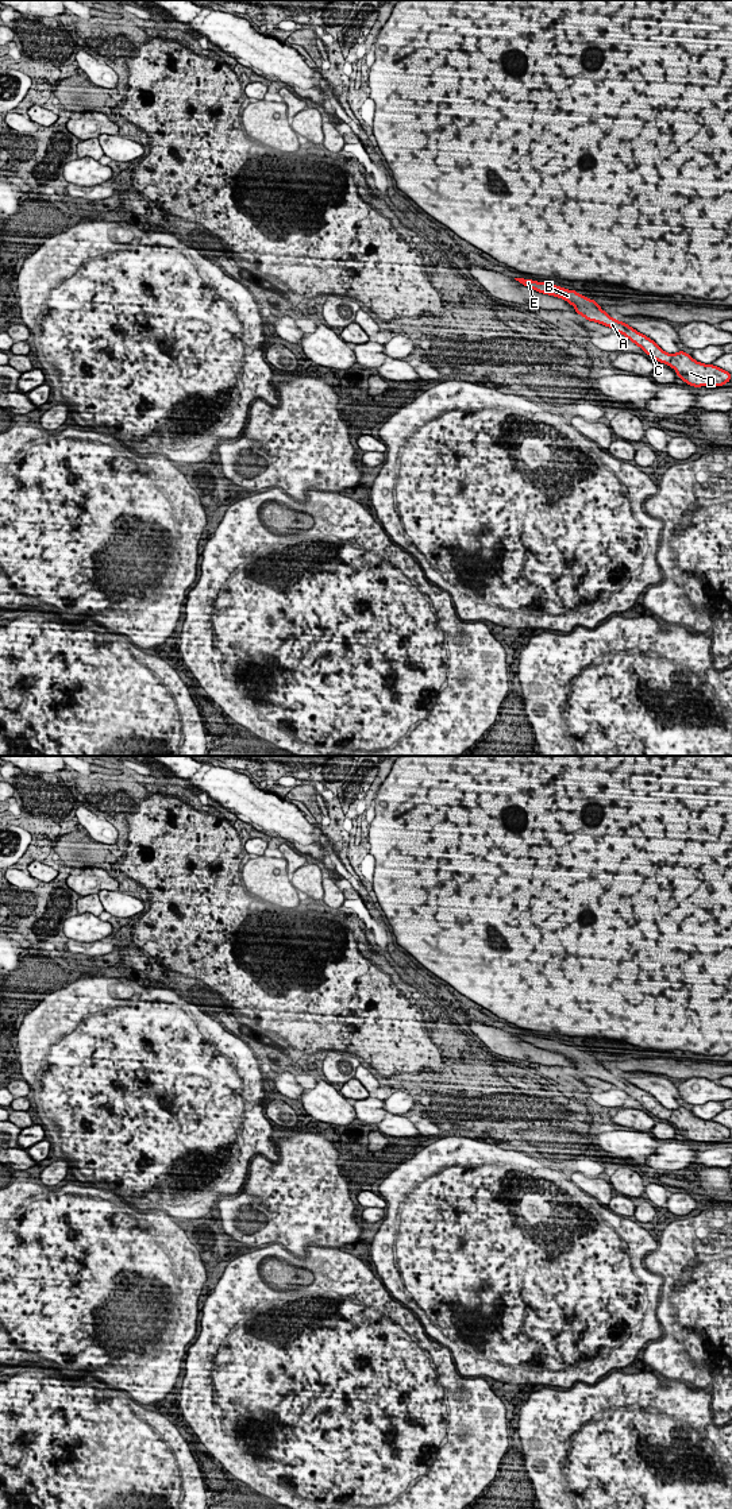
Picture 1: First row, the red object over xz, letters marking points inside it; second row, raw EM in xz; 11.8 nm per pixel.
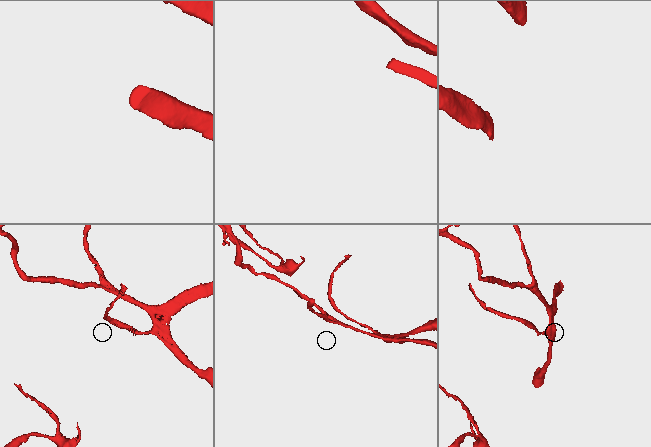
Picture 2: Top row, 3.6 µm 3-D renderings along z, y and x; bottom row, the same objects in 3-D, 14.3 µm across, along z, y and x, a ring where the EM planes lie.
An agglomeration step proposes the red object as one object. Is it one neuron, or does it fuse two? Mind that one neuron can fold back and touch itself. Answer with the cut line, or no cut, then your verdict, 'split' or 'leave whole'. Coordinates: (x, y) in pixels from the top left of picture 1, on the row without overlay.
no cut; leave whole

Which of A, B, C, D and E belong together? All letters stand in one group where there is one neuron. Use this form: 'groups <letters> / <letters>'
groups A B C D E

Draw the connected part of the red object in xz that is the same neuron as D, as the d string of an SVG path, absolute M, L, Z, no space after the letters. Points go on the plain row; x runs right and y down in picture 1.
M515 1034L524 1042L532 1043L533 1046L563 1054L575 1064L575 1068L602 1081L606 1081L616 1088L628 1093L639 1101L647 1111L660 1119L669 1120L675 1126L677 1131L687 1141L694 1143L700 1142L723 1142L731 1136L731 1130L713 1120L704 1120L694 1116L689 1109L679 1107L677 1109L664 1108L654 1096L635 1087L628 1080L615 1076L609 1069L604 1068L598 1058L589 1055L585 1051L578 1050L575 1046L567 1046L556 1041L536 1038L532 1035Z

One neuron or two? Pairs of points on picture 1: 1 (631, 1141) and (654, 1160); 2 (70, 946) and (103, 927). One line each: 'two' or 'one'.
1: one
2: one

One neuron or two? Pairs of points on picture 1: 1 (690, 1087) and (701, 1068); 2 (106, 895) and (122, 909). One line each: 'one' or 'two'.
1: two
2: one

